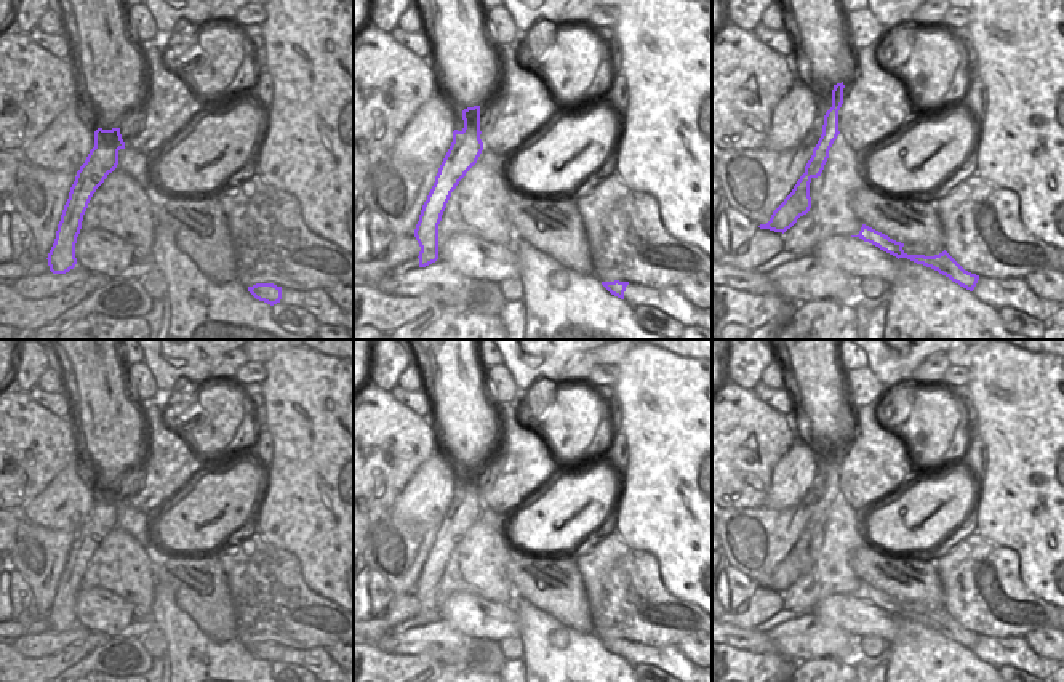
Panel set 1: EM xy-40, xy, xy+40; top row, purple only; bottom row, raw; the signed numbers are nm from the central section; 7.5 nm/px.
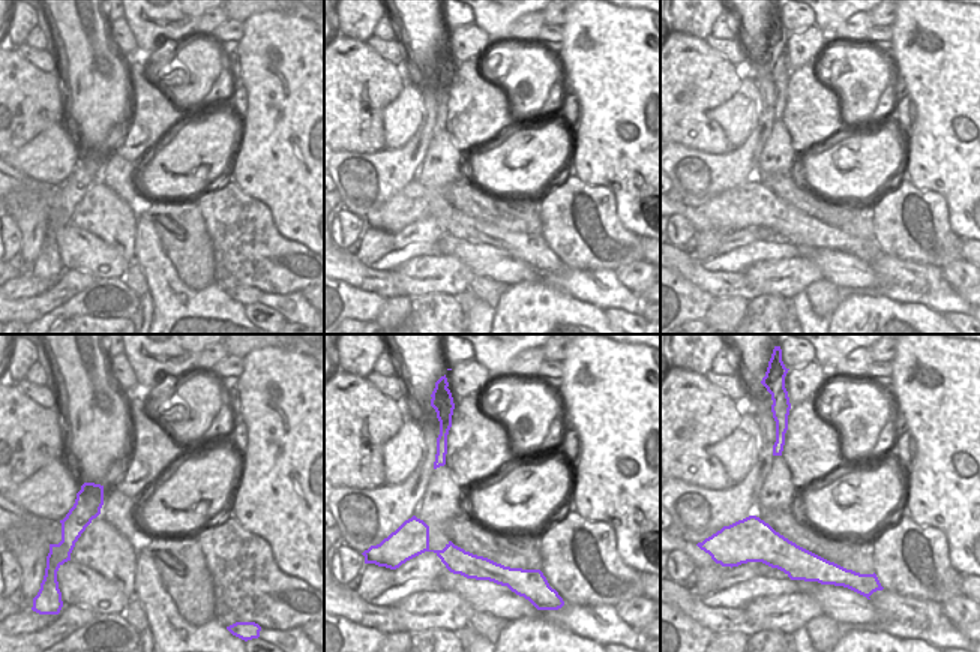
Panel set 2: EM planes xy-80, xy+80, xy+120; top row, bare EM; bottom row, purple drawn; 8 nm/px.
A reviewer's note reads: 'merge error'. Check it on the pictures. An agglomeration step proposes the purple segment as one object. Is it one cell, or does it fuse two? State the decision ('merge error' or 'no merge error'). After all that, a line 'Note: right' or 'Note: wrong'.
merge error
Note: right

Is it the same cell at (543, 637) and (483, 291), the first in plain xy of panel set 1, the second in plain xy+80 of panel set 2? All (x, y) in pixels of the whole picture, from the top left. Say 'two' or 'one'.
two

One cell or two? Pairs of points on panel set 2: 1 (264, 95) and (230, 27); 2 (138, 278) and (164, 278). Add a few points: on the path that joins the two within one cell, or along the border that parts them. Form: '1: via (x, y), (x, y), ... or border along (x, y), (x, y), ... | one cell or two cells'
1: border along (243, 23), (243, 35), (239, 42) | two cells
2: border along (135, 261), (149, 290) | two cells

